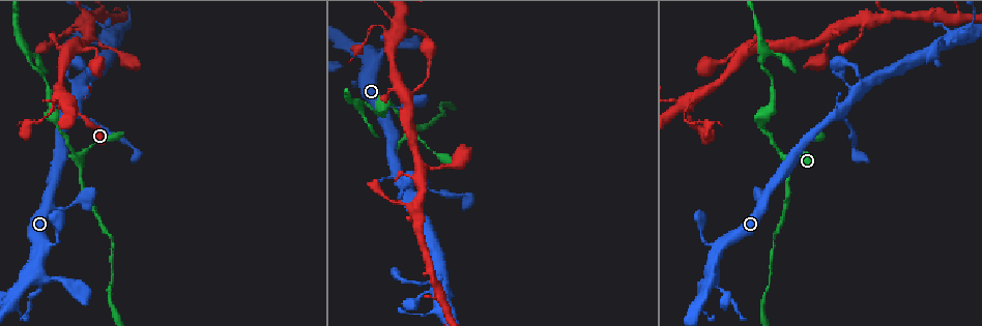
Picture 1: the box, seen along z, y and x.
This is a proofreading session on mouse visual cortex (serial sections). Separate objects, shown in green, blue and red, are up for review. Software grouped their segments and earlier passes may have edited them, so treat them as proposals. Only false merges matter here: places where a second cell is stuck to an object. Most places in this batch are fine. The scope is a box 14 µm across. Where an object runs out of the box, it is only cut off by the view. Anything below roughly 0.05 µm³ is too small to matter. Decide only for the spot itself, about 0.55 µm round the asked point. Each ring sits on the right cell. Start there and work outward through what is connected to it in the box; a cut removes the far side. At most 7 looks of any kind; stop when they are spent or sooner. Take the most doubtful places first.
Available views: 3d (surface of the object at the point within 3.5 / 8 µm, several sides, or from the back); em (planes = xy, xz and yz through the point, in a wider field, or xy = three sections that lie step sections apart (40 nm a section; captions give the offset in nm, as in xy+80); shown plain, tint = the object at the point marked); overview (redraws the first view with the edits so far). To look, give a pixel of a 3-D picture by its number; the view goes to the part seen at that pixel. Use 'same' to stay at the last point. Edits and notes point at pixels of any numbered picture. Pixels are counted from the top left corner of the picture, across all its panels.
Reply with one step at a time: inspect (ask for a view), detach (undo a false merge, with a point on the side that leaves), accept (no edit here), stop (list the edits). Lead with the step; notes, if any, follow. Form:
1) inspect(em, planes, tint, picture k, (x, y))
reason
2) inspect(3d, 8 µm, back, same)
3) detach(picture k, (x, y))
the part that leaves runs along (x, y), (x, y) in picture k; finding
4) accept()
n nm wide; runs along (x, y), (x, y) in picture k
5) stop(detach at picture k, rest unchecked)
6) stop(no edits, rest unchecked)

inspect(3d, 8 µm, back, picture 1, (360, 103))
sharp bend

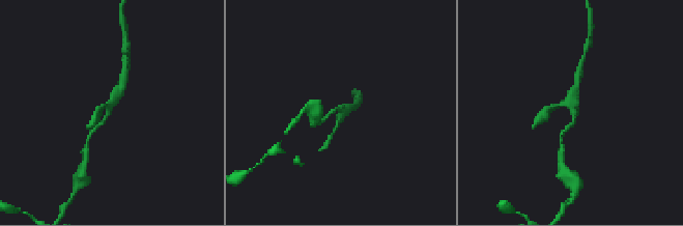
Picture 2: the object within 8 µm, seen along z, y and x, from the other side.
inspect(em, xy, step 2, tint, picture 2, (574, 113))
3 arms; arms of 150, 150, 300 nm

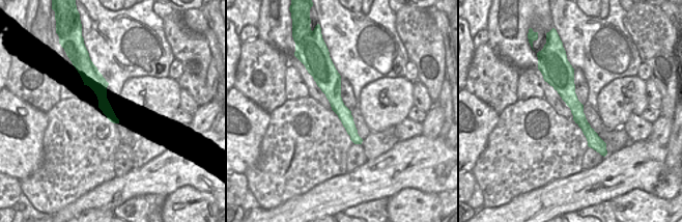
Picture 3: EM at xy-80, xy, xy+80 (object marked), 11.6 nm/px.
accept()
one cell here

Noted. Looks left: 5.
inspect(3d, 8 µm, back, picture 1, (844, 119))

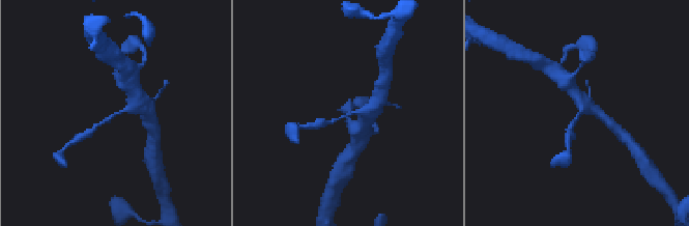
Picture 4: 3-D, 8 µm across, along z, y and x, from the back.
inspect(3d, 3.5 µm, picture 4, (580, 115))
zoom in

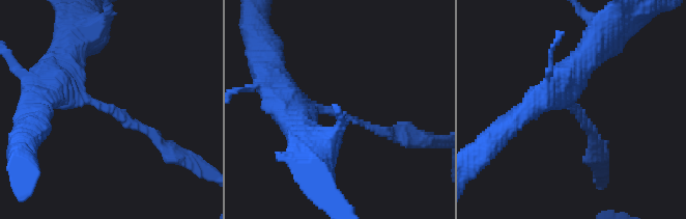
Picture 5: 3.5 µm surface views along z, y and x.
inspect(em, xy, step 3, tint, picture 5, (573, 109))
arms of 150, 400 nm; now the EM

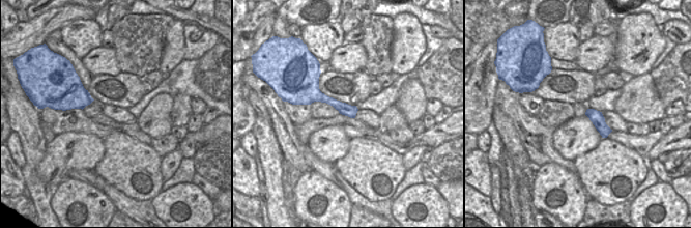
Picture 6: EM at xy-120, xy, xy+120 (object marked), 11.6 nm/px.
accept()
runs along (305, 102), (322, 97), (354, 110) in picture 6; one cell here

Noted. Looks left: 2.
inspect(3d, 8 µm, picture 1, (380, 25))

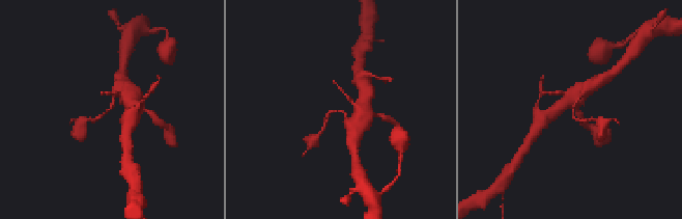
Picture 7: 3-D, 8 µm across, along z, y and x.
inspect(em, xy, step 1, tint, picture 7, (106, 111))
arms of 150, 250 nm; now the EM

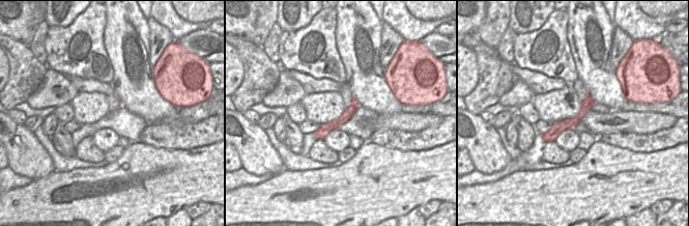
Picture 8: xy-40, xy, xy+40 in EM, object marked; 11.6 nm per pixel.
accept()
runs along (586, 95), (583, 111), (546, 139) in picture 8; continuous, no second cell

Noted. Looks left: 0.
stop(no edits, rest unchecked)

